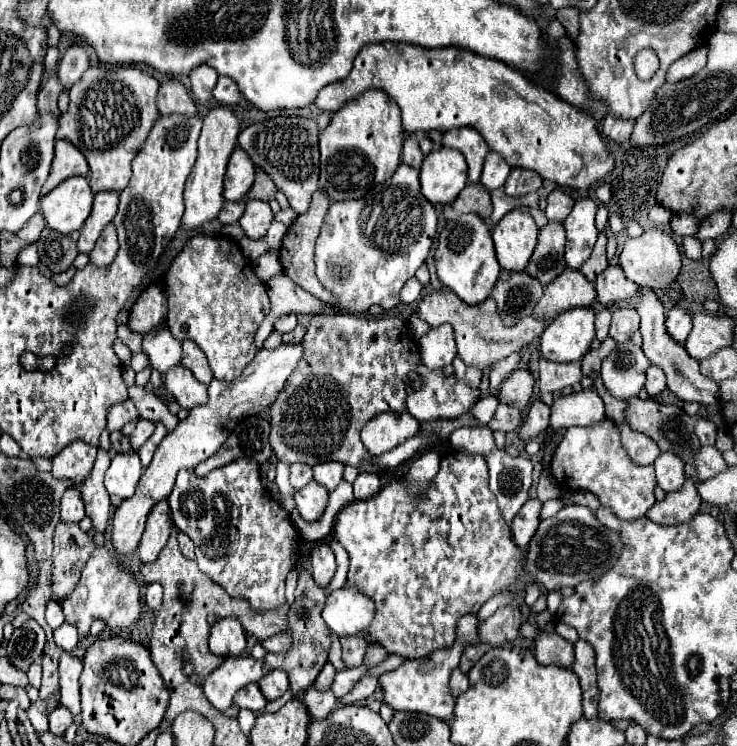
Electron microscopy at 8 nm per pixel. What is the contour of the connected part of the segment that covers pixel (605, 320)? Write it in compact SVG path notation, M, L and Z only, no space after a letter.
M598 309L596 311L596 339L602 341L608 335L608 325L610 325L610 309Z

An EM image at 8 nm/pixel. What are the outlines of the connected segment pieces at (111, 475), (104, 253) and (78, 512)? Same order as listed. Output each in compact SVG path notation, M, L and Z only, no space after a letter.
M116 453L106 471L106 489L110 495L128 499L134 495L140 475L142 467L136 453Z
M106 225L100 239L96 241L94 249L90 251L90 261L98 267L106 267L112 263L112 259L118 253L118 239L116 239L116 229L114 225Z
M74 481L62 495L62 521L64 523L80 523L84 517L84 503L80 493L80 481Z

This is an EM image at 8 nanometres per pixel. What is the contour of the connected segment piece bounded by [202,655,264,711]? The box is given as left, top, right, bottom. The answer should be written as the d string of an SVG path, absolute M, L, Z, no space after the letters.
M250 655L228 657L220 667L216 667L202 683L206 699L218 709L224 711L232 707L236 691L252 681L262 679L262 663L254 661Z

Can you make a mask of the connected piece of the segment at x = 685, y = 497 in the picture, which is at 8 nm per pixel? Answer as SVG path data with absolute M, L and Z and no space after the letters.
M686 481L682 489L666 493L666 497L646 513L648 519L660 525L678 525L690 521L700 511L700 497L696 493L694 481Z

